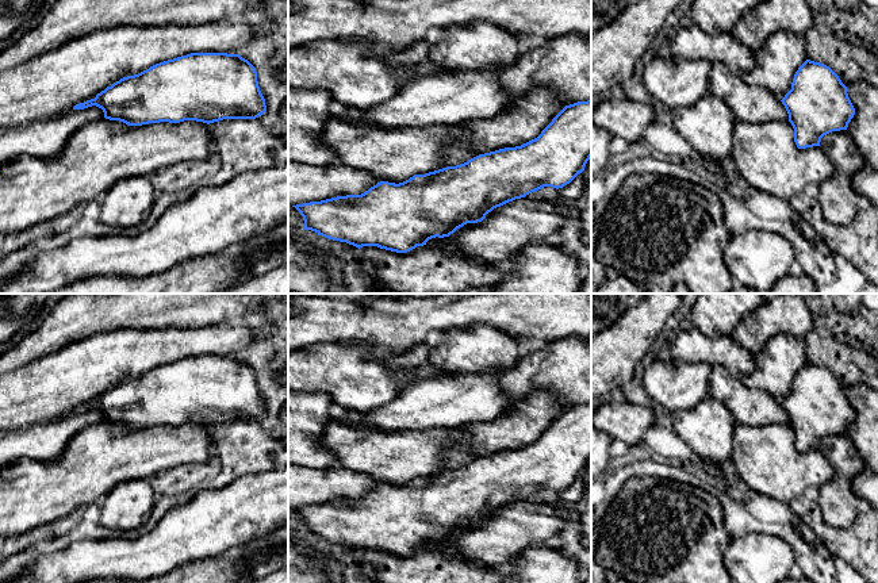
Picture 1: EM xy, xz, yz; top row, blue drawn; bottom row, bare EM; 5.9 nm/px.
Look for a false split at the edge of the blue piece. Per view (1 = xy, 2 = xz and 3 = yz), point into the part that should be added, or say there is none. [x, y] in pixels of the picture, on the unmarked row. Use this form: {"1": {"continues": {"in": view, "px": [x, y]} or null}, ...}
{"1": {"continues": null}, "2": {"continues": null}, "3": {"continues": null}}

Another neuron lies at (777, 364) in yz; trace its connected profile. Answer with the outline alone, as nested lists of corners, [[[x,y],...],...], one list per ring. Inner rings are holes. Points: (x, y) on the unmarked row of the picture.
[[[787,334],[774,335],[754,358],[755,368],[743,383],[782,403],[791,392],[795,375],[808,363],[805,340]]]

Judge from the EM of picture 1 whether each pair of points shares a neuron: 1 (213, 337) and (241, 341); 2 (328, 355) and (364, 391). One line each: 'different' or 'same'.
1: same
2: same

